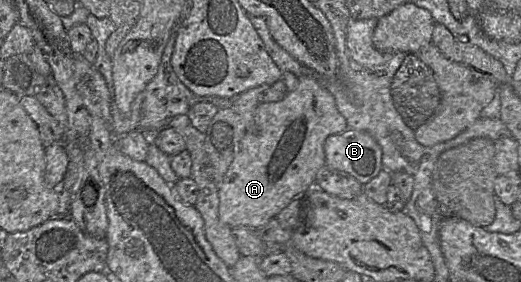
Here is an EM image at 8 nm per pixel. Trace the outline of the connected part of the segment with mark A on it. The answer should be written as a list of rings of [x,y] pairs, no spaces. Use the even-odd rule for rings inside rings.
[[[303,73],[295,90],[286,93],[278,102],[261,103],[256,109],[253,124],[242,138],[239,151],[219,187],[219,220],[232,229],[241,226],[260,229],[265,226],[293,200],[315,186],[317,174],[325,165],[325,141],[331,135],[348,129],[334,95],[317,78]]]

